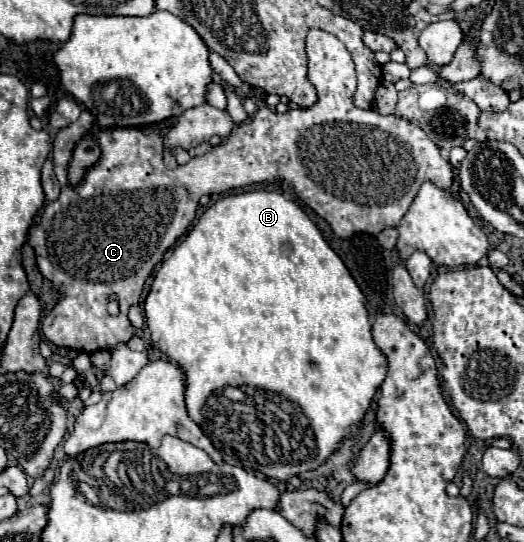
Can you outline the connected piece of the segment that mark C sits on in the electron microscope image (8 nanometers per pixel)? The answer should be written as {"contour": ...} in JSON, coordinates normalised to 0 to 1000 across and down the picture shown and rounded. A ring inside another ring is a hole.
{"contour":[[[592,54],[584,68],[584,98],[588,146],[607,164],[603,194],[546,208],[527,208],[511,197],[500,197],[473,223],[458,227],[454,238],[447,238],[427,256],[427,264],[405,271],[385,290],[363,293],[363,301],[355,304],[340,304],[336,312],[317,312],[317,304],[309,301],[305,249],[279,245],[256,234],[195,238],[183,231],[179,216],[168,205],[160,205],[145,227],[111,242],[99,286],[103,319],[115,334],[118,352],[107,371],[84,378],[80,400],[69,415],[61,415],[53,430],[53,448],[69,463],[69,482],[80,507],[99,518],[111,541],[118,541],[118,552],[80,592],[80,614],[95,633],[168,655],[214,644],[225,633],[244,633],[256,618],[256,603],[244,592],[244,570],[252,563],[263,563],[275,522],[298,485],[309,482],[313,467],[366,415],[378,386],[378,367],[385,360],[420,360],[492,338],[546,334],[592,386],[599,386],[615,404],[626,408],[641,437],[664,441],[687,428],[721,434],[737,419],[760,419],[809,334],[821,334],[840,349],[859,349],[866,334],[866,308],[855,293],[840,286],[840,271],[798,231],[756,212],[733,216],[714,201],[683,201],[672,190],[679,168],[676,113],[664,90],[634,61],[622,61],[615,54]],[[164,249],[176,249],[187,260],[195,286],[191,297],[164,315],[160,334],[137,345],[126,327],[130,301],[145,264]],[[214,541],[225,544],[229,555],[225,585],[210,585],[202,574],[202,555]]]}

